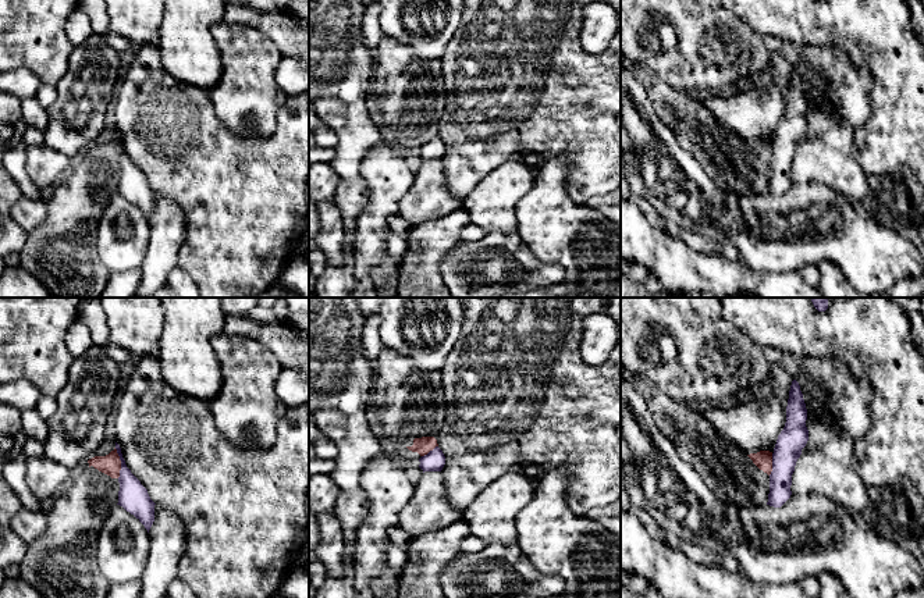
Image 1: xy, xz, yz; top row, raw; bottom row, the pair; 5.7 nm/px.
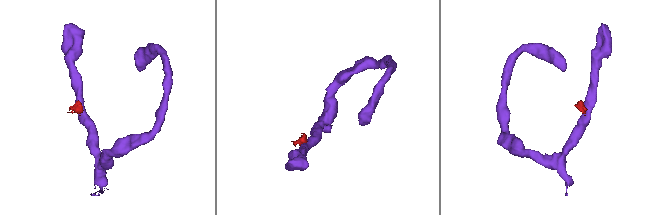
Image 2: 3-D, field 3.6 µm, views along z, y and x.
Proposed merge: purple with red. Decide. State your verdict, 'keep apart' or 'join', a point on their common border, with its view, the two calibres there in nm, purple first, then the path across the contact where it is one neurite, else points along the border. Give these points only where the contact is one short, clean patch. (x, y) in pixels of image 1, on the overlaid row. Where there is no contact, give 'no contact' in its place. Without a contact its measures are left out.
keep apart; contact xy (121, 463); calibres 170 and 120 nm; border xy (114, 448), (120, 461), (118, 477)

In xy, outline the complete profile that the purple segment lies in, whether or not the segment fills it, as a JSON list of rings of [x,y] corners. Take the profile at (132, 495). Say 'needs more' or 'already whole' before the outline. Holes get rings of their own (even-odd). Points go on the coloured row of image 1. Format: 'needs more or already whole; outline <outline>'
already whole; outline [[[116,442],[116,449],[121,460],[121,470],[118,477],[120,491],[118,491],[117,505],[122,506],[127,512],[134,515],[149,533],[154,522],[156,503],[150,499],[148,490],[127,467],[121,453],[121,448],[117,442]]]

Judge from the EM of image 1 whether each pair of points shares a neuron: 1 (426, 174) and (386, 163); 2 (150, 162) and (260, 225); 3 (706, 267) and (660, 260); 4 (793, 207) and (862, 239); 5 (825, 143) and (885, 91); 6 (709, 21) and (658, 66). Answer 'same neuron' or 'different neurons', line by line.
1: different neurons
2: same neuron
3: same neuron
4: same neuron
5: different neurons
6: same neuron

